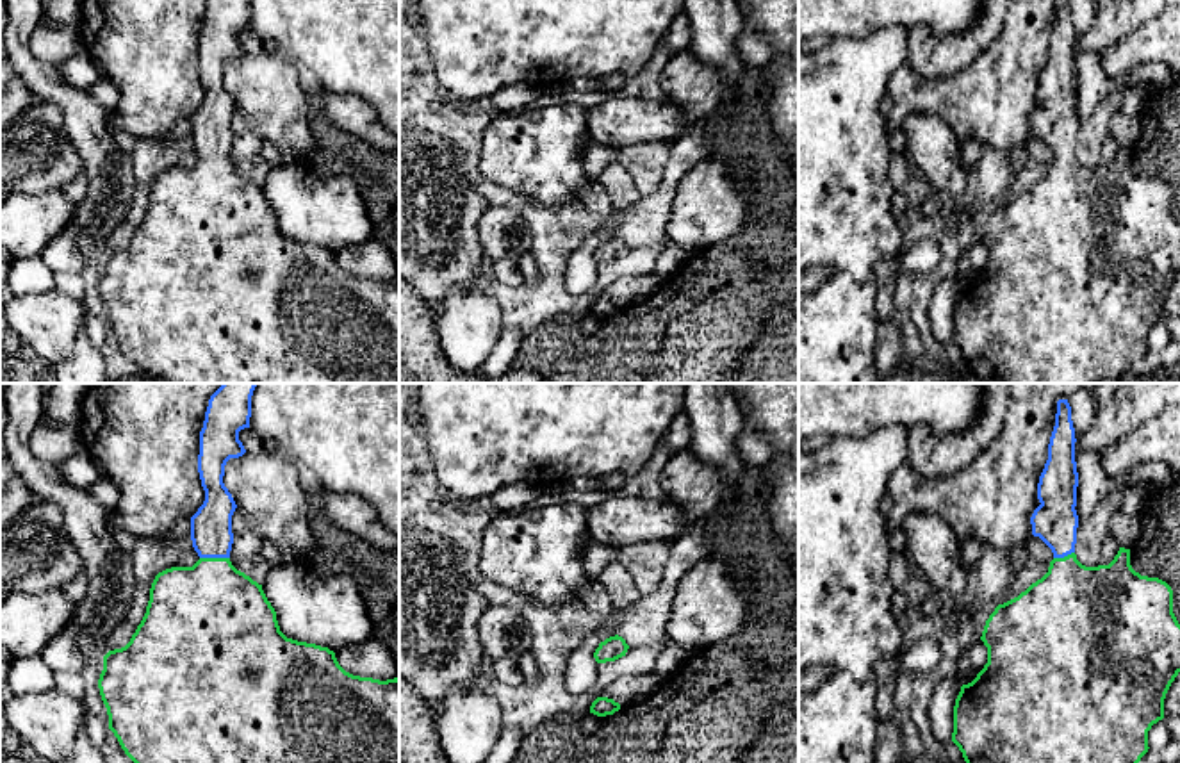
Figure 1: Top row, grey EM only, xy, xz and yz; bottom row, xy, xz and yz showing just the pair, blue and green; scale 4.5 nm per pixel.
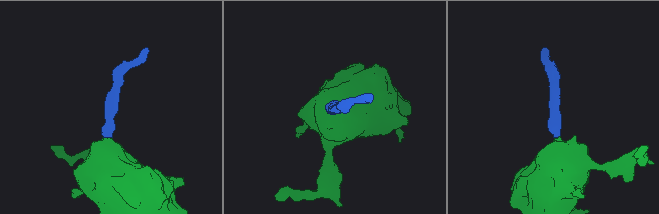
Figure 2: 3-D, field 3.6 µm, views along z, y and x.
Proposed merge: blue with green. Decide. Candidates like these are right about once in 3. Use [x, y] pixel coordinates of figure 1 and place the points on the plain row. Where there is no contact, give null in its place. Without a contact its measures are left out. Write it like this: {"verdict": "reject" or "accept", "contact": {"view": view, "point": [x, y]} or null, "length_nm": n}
{"verdict": "accept", "contact": {"view": "xy", "point": [214, 157]}, "length_nm": 140}

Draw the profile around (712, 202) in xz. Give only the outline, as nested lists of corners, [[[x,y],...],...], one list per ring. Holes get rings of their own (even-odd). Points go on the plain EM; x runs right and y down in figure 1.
[[[713,155],[693,166],[676,187],[667,241],[695,253],[738,234],[754,217],[750,176]]]

